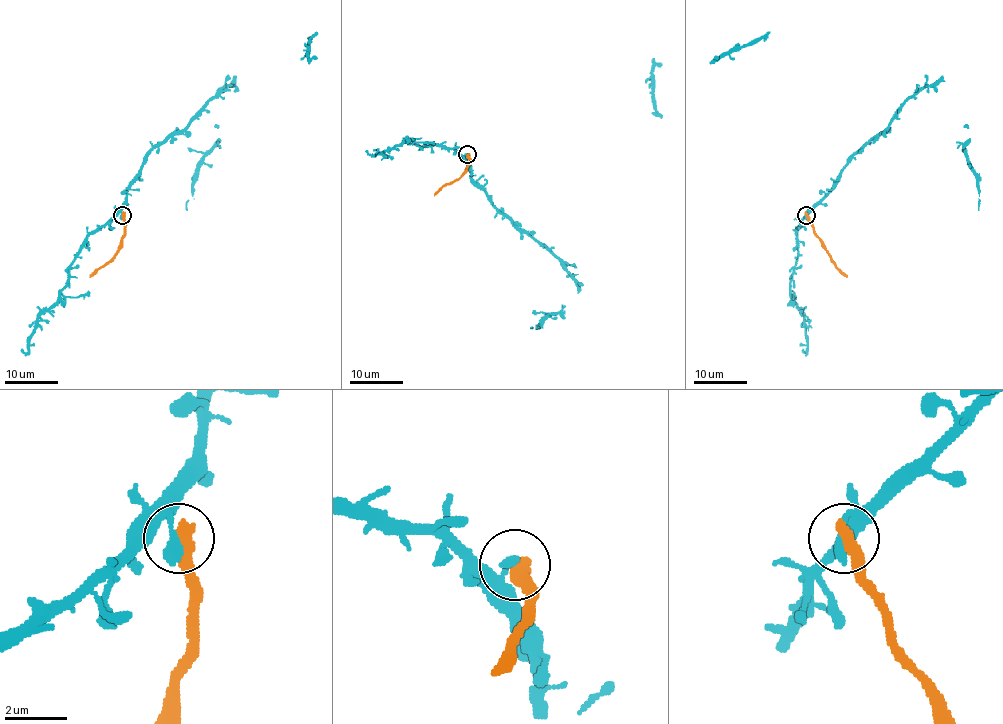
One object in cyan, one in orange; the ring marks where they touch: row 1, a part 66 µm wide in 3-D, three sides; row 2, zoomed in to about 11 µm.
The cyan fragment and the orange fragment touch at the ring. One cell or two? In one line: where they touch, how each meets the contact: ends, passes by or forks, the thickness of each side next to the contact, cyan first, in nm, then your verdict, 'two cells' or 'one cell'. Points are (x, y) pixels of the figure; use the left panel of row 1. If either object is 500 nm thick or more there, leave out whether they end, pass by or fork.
at (122, 215); 340 nm thick on the cyan side, 500 nm on the other; two cells

